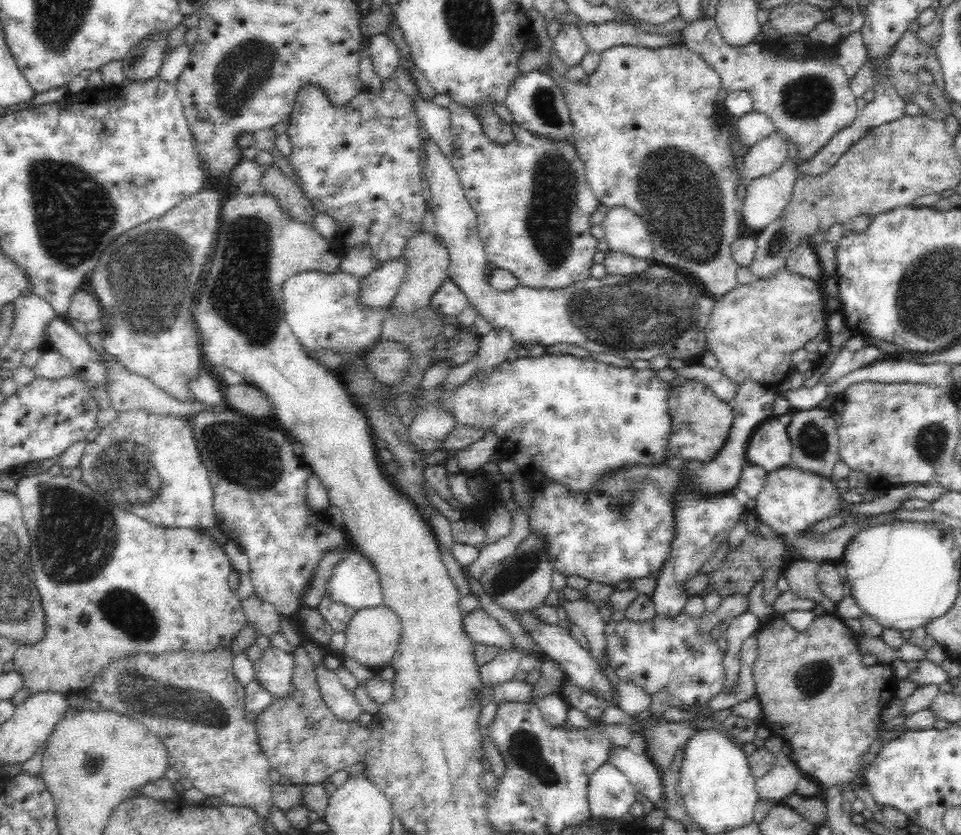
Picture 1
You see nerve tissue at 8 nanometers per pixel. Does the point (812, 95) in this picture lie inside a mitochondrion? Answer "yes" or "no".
yes

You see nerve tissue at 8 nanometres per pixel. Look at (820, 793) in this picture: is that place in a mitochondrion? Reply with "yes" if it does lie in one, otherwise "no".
no

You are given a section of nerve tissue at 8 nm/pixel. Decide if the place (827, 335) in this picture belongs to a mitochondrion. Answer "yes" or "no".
no

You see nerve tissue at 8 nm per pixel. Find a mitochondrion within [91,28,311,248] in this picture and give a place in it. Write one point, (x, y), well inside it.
(244, 70)

